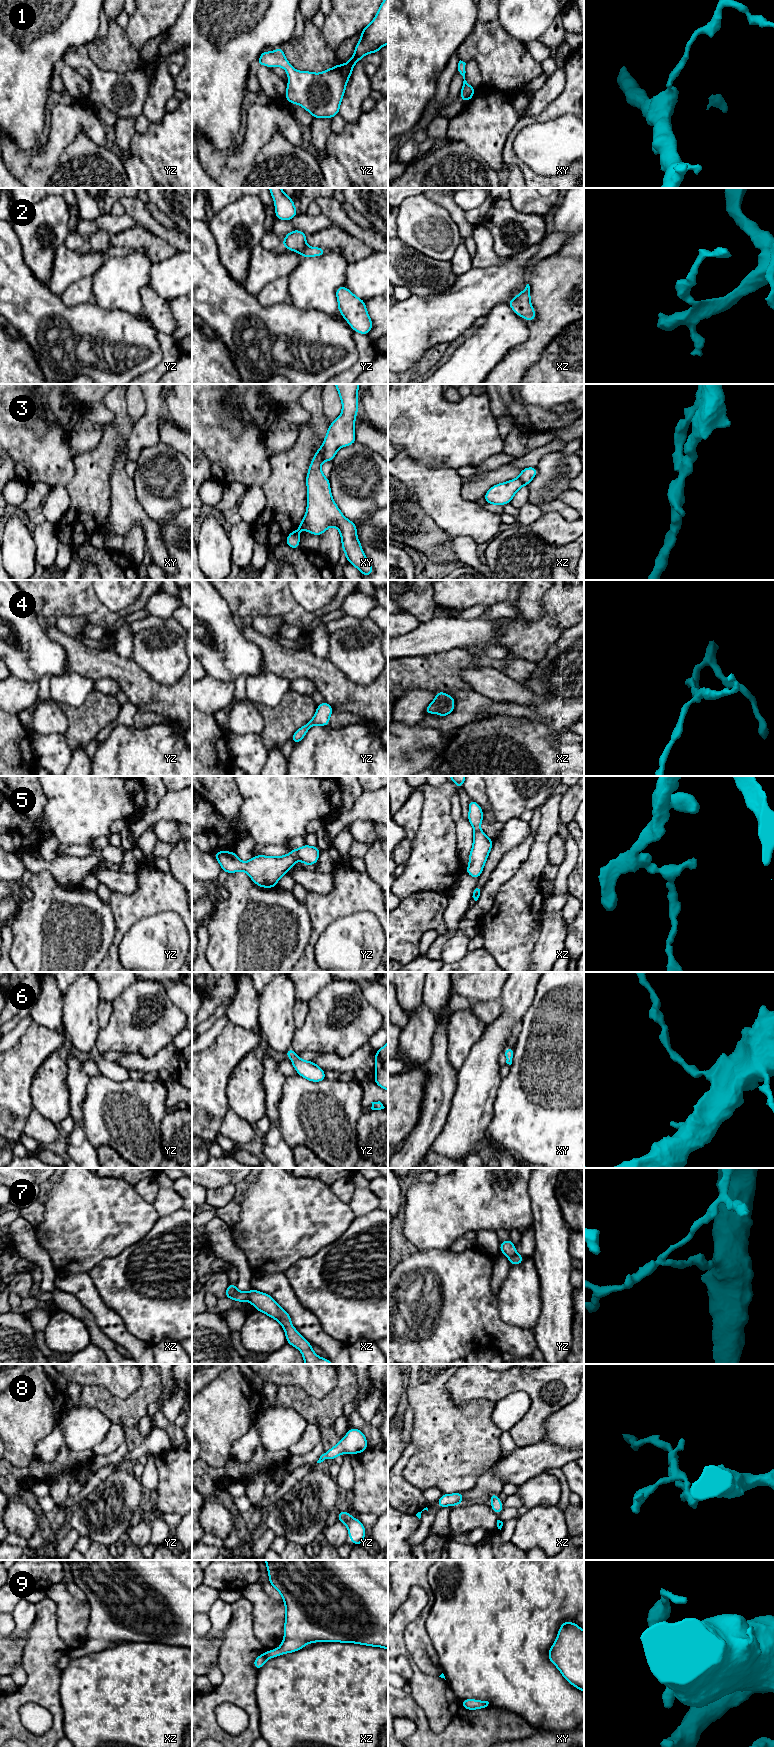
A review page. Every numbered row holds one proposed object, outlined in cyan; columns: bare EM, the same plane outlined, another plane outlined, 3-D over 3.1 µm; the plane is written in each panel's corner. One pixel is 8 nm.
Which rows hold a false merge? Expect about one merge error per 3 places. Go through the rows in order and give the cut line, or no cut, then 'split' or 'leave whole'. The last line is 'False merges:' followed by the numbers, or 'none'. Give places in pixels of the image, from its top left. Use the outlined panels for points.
1: no cut | leave whole
2: no cut | leave whole
3: xy (323, 444), (324, 459) | split
4: no cut | leave whole
5: no cut | leave whole
6: no cut | leave whole
7: xz (253, 1289), (250, 1291), (247, 1299) | split
8: no cut | leave whole
9: no cut | leave whole
False merges: 3, 7

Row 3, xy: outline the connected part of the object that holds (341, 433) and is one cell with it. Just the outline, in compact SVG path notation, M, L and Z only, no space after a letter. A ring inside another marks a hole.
M334 384L342 401L342 413L329 425L323 441L324 460L332 462L337 451L356 442L355 417L358 413L359 384Z

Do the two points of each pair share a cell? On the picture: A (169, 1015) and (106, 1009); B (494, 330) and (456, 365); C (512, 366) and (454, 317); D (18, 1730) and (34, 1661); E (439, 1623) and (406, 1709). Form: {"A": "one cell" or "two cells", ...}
{"A": "two cells", "B": "one cell", "C": "two cells", "D": "one cell", "E": "two cells"}

